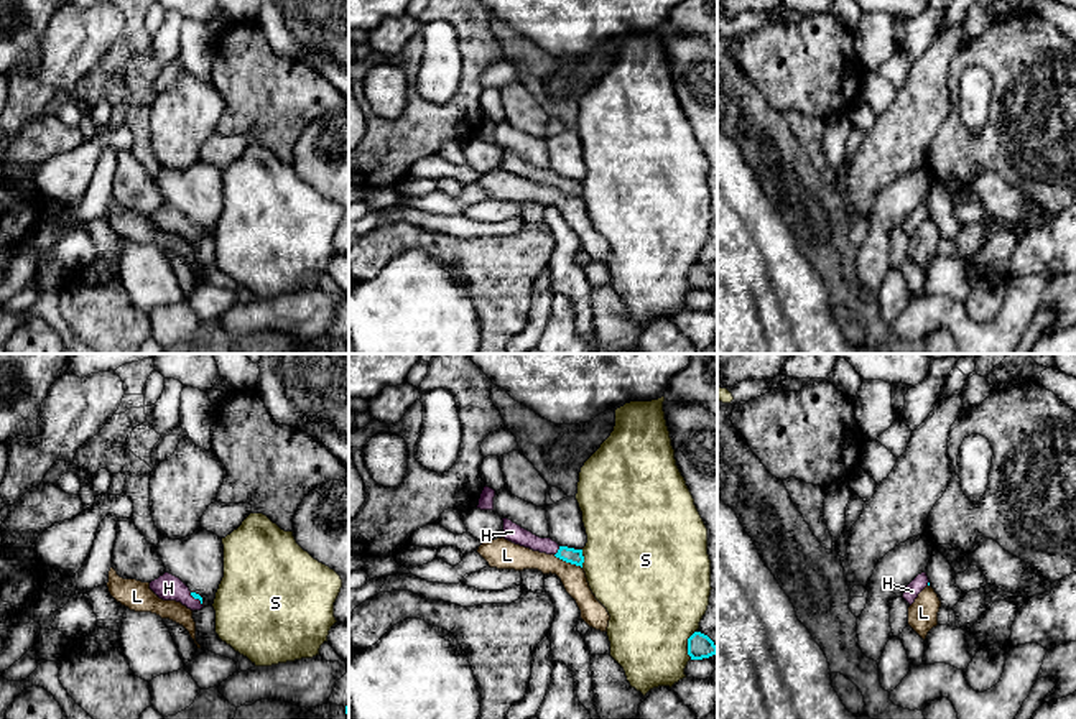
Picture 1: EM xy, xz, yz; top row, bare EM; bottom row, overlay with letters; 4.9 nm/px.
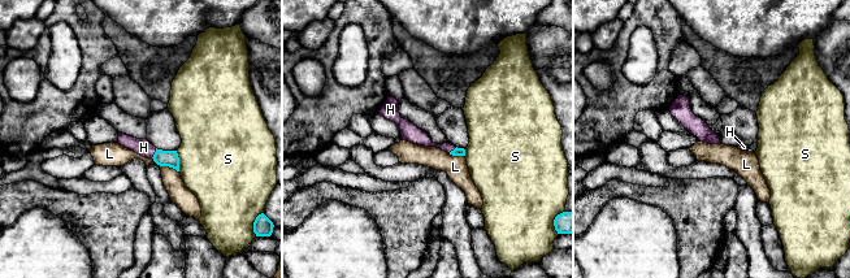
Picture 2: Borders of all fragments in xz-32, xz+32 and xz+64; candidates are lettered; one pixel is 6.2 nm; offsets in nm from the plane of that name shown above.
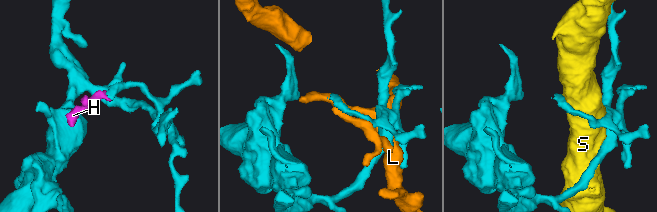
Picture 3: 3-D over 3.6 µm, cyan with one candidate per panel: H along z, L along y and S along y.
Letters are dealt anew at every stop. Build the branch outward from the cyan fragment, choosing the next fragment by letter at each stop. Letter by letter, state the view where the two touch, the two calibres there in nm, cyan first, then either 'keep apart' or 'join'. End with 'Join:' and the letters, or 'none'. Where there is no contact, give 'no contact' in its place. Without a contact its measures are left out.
H: meets cyan in xz; 80 nm thick on the cyan side, 90 nm on the other; join
L: meets cyan in xz; 80 nm thick on the cyan side, 120 nm on the other; keep apart
S: meets cyan in xz; 120 nm thick on the cyan side, 460 nm on the other; keep apart
Join: H

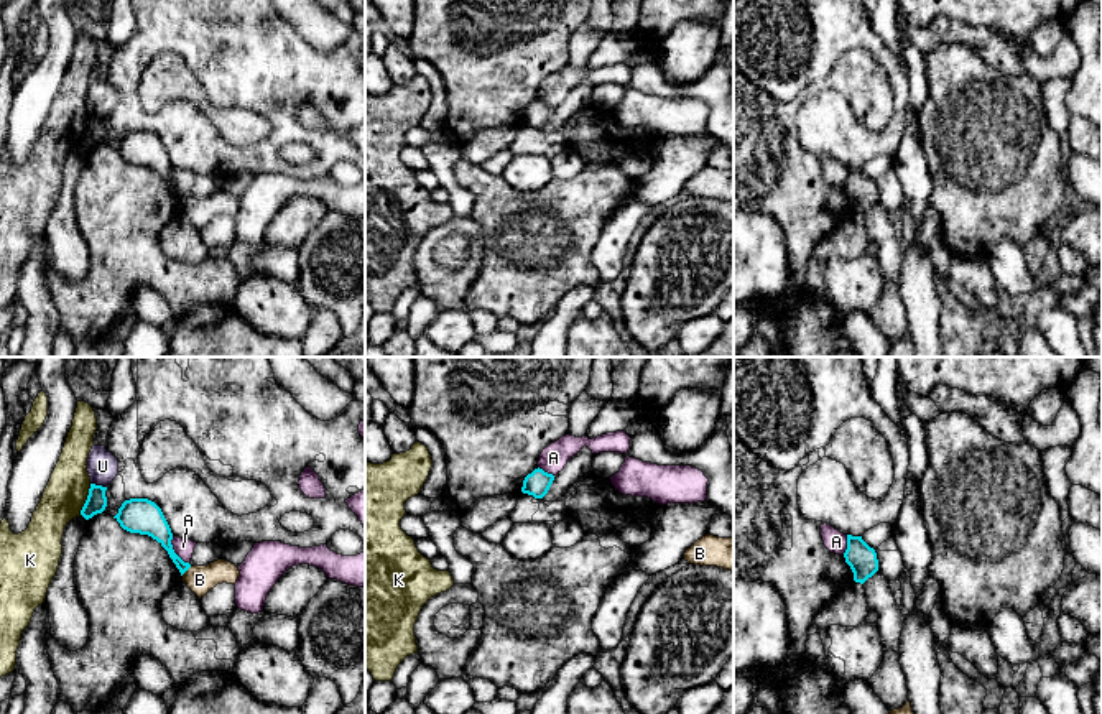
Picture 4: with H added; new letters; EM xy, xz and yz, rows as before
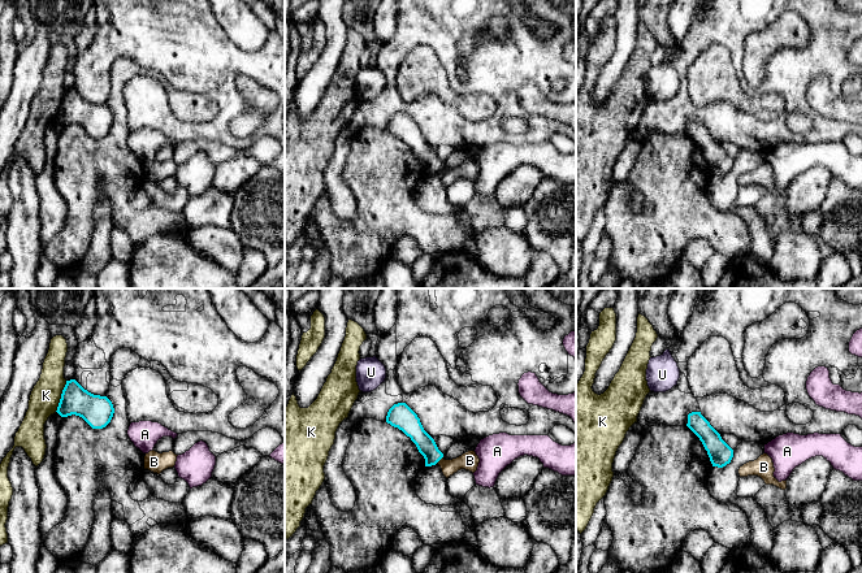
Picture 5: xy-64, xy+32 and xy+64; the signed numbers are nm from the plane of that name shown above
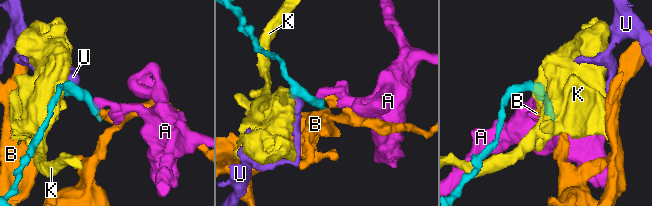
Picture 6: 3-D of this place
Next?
A: meets cyan in xy; 180 nm thick on the cyan side, 90 nm on the other; keep apart
B: meets cyan in xy; 110 nm thick on the cyan side, 140 nm on the other; keep apart
K: meets cyan in xy; 100 nm thick on the cyan side, 200 nm on the other; keep apart
U: meets cyan in xy; 100 nm thick on the cyan side, 160 nm on the other; keep apart
Join: none

